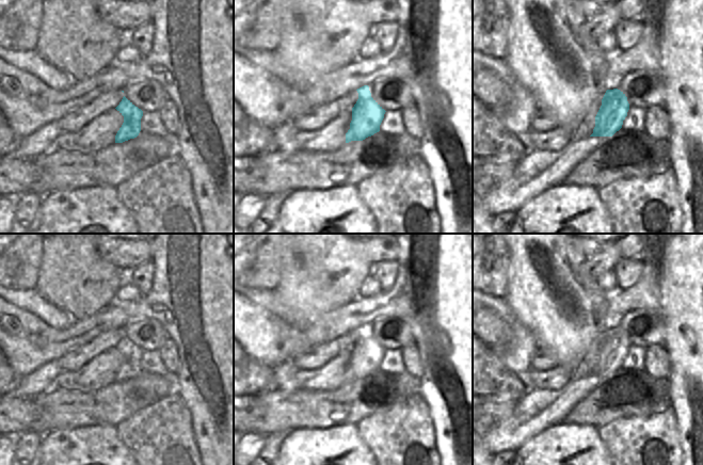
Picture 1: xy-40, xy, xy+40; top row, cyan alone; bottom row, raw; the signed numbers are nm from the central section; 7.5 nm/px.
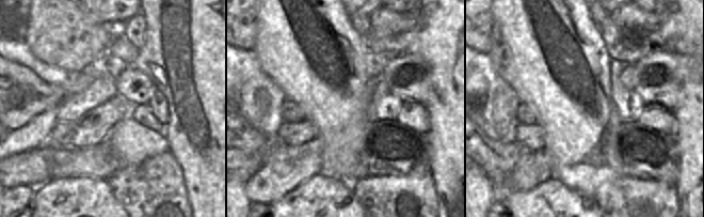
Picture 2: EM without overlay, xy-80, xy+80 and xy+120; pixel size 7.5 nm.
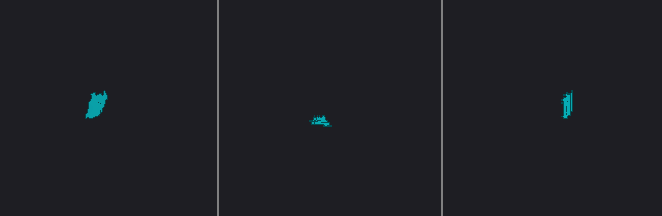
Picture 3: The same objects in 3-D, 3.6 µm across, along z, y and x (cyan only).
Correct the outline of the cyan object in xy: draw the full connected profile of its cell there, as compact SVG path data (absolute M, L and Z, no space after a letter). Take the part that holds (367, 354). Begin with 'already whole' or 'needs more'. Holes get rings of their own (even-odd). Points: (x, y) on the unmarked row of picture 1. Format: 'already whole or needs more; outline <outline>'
already whole; outline M368 324L356 328L358 338L352 347L350 368L346 372L346 382L363 380L380 370L385 349L371 336Z

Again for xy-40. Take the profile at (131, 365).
already whole; outline M125 335L115 348L124 355L124 362L115 374L115 382L137 376L141 370L143 350Z

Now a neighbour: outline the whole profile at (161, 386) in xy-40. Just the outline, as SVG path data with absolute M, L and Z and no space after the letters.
M142 369L137 378L141 381L141 385L144 386L146 390L153 390L159 398L164 398L173 392L173 385L169 381L169 378Z

